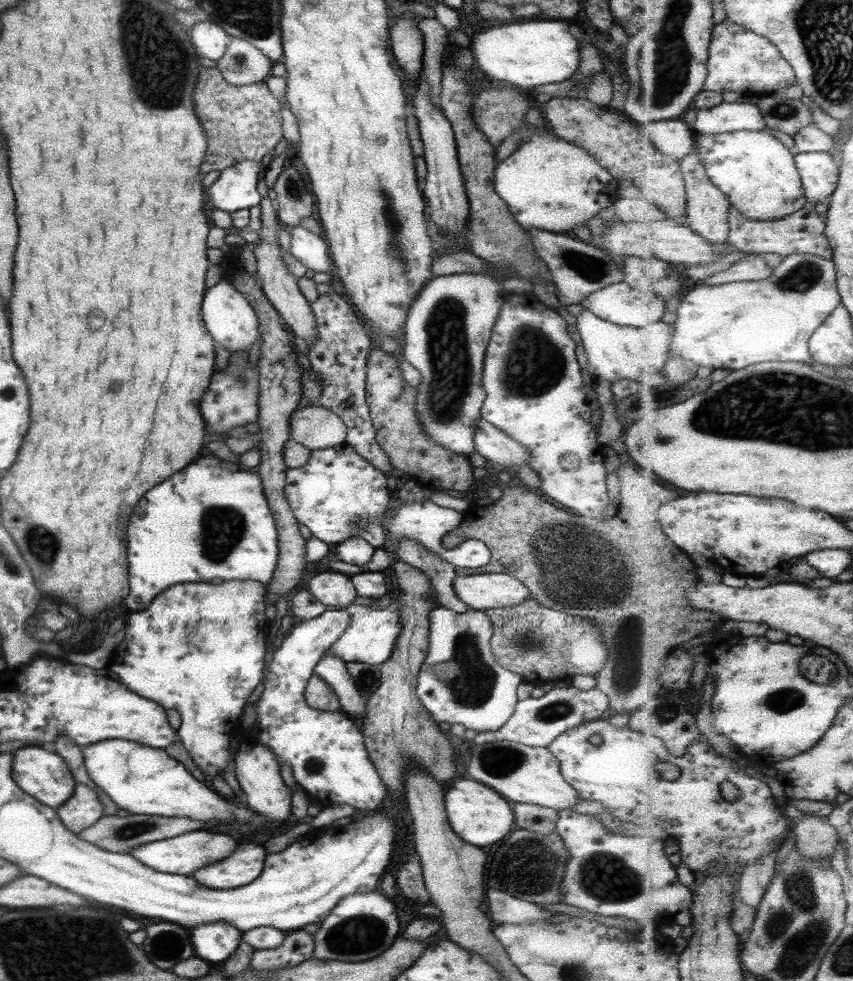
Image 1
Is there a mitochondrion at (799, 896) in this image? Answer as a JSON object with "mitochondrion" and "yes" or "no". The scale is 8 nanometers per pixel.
{"mitochondrion":"yes"}

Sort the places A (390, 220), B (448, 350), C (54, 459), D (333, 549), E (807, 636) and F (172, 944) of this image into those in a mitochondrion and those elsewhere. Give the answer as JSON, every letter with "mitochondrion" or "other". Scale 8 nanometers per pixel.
{"A":"mitochondrion","B":"mitochondrion","C":"other","D":"other","E":"other","F":"mitochondrion"}

